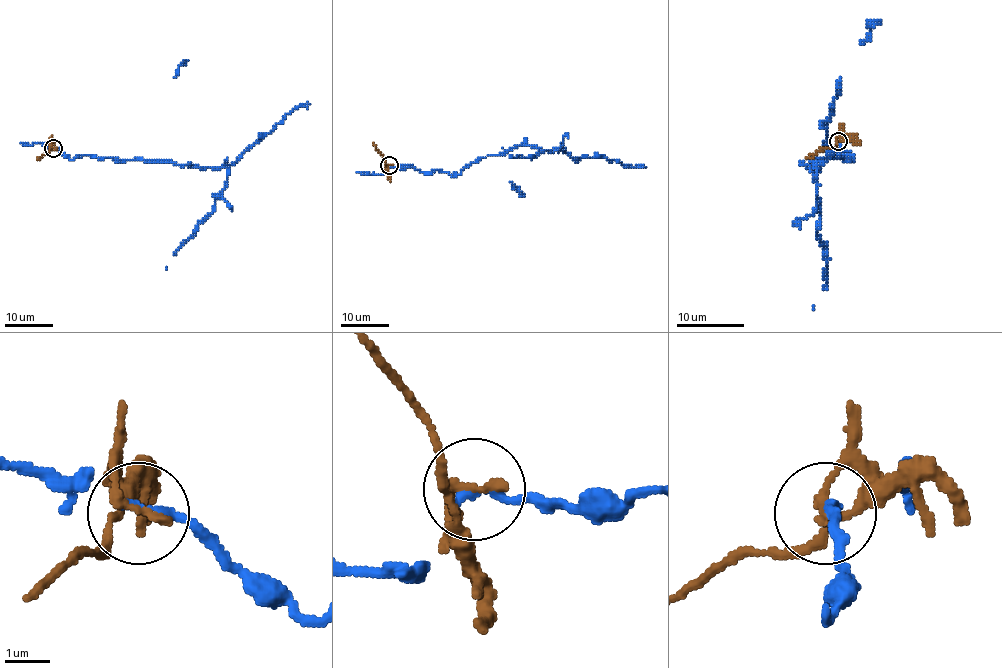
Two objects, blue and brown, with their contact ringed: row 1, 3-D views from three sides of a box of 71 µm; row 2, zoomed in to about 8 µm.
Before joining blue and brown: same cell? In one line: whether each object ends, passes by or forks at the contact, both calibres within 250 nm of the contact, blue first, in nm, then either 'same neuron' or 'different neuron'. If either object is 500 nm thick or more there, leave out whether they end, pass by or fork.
blue ends | brown ends | 200/220 nm | different neuron

